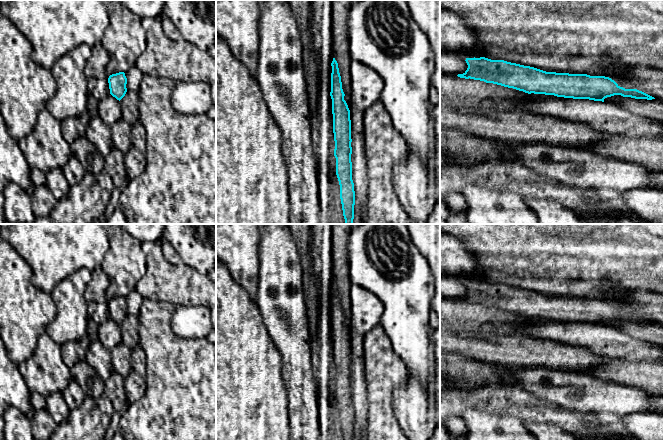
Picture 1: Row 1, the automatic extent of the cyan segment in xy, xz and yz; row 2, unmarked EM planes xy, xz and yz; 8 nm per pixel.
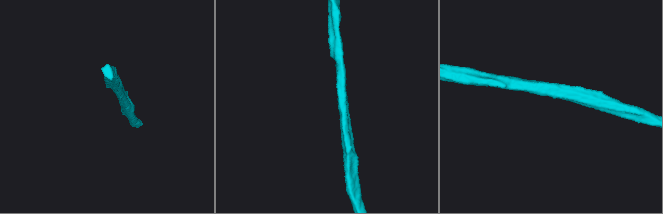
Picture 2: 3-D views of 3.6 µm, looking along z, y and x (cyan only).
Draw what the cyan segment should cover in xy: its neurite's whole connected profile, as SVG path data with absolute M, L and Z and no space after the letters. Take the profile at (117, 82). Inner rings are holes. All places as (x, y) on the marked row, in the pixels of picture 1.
M119 72L112 74L108 78L110 94L115 97L117 100L121 100L126 92L127 78L124 72Z

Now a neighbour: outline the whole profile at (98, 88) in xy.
M89 79L87 81L88 94L95 97L98 101L110 94L108 80Z

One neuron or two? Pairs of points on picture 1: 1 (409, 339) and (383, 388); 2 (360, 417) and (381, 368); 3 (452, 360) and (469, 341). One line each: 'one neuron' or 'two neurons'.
1: two neurons
2: two neurons
3: two neurons

